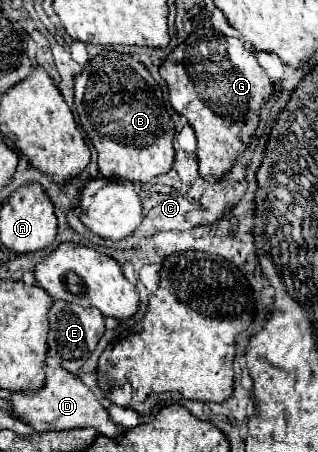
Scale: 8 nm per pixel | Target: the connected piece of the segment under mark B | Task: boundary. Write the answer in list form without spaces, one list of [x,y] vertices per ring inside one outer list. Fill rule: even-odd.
[[[103,50],[95,58],[91,58],[79,72],[79,76],[75,76],[75,108],[79,112],[79,122],[87,138],[99,154],[99,172],[105,178],[147,182],[153,176],[165,174],[165,170],[171,168],[175,126],[167,114],[159,84],[151,78],[149,70],[133,54]]]

